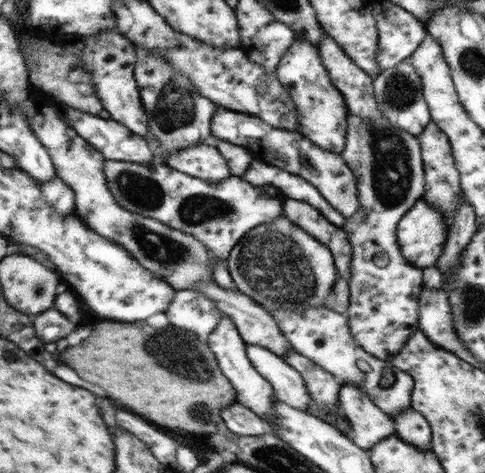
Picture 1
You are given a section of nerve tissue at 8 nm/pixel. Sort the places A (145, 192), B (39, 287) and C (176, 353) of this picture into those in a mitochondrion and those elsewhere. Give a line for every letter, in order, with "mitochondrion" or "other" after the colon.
A: mitochondrion
B: mitochondrion
C: mitochondrion

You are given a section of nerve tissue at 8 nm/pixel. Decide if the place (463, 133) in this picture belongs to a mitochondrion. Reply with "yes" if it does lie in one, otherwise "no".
no

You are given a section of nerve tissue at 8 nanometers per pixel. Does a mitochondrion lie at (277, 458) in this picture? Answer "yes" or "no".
yes

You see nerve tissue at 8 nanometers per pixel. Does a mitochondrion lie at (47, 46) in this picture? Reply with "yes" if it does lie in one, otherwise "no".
yes

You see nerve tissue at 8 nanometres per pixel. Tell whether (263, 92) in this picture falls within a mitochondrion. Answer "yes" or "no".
yes

